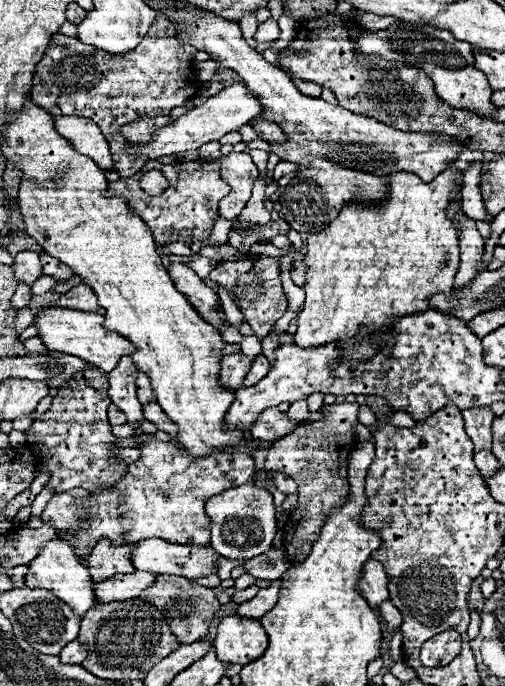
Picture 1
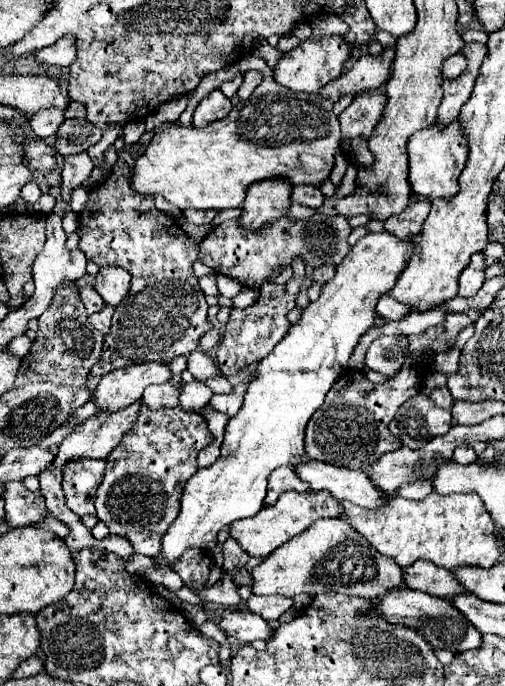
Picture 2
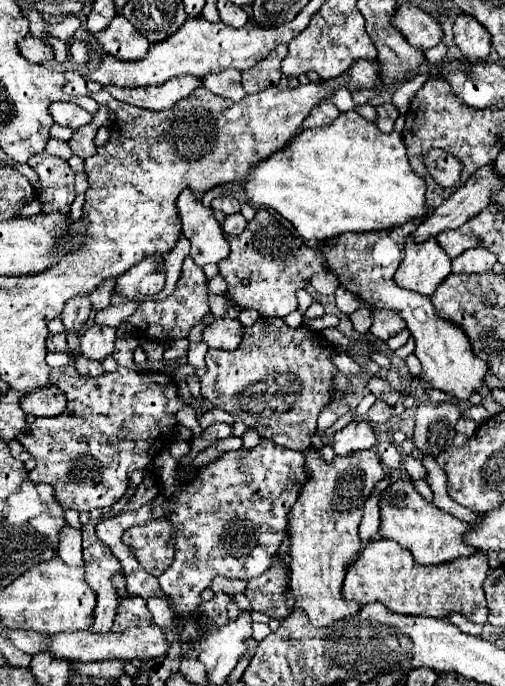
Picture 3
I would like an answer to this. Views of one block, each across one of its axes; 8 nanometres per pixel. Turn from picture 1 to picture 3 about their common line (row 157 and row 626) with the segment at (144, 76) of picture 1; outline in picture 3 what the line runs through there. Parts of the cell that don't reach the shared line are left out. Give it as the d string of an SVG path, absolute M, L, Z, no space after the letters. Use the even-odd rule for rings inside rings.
M122 570L112 578L112 584L118 594L118 614L112 628L122 632L128 626L148 626L152 622L152 614L146 608L146 600L140 596L128 596Z

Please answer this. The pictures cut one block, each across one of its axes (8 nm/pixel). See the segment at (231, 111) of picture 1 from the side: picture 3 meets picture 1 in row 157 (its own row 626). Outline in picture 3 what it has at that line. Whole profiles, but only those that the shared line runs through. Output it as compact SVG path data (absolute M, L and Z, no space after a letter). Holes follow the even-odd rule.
M158 624L142 626L142 628L126 628L124 632L108 632L108 634L92 634L92 632L60 632L50 636L48 652L54 658L62 660L80 660L80 662L102 662L102 660L150 660L166 654L170 642L166 640L164 630Z

